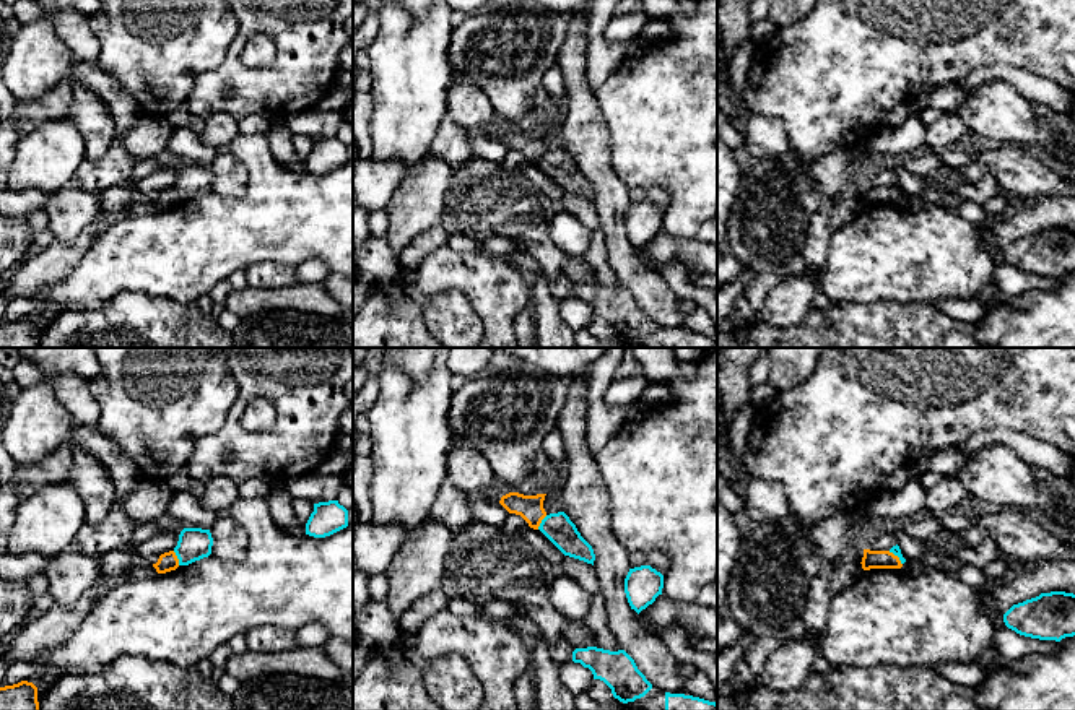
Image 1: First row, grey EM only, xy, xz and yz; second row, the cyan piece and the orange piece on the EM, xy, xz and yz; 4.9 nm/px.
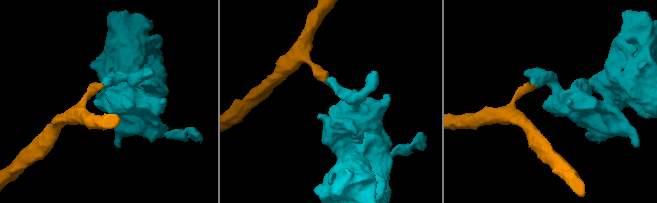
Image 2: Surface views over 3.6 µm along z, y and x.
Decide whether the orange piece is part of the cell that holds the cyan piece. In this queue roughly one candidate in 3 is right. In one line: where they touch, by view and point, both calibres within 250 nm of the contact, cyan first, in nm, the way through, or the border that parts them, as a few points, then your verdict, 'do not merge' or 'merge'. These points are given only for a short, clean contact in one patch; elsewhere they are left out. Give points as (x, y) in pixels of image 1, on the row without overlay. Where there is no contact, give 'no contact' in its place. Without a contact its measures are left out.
xy (178, 194) | 160/90 nm | along xy (173, 187), (179, 200) | do not merge

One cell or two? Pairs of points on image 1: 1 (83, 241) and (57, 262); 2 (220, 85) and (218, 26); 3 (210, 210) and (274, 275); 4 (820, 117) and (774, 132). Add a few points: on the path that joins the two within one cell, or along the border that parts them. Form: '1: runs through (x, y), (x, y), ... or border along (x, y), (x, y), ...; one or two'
1: runs through (77, 247), (64, 257); one
2: border along (238, 30), (226, 56), (205, 70), (192, 90); two
3: border along (295, 265), (259, 262), (246, 270); two
4: border along (750, 111), (776, 116), (791, 145); two

